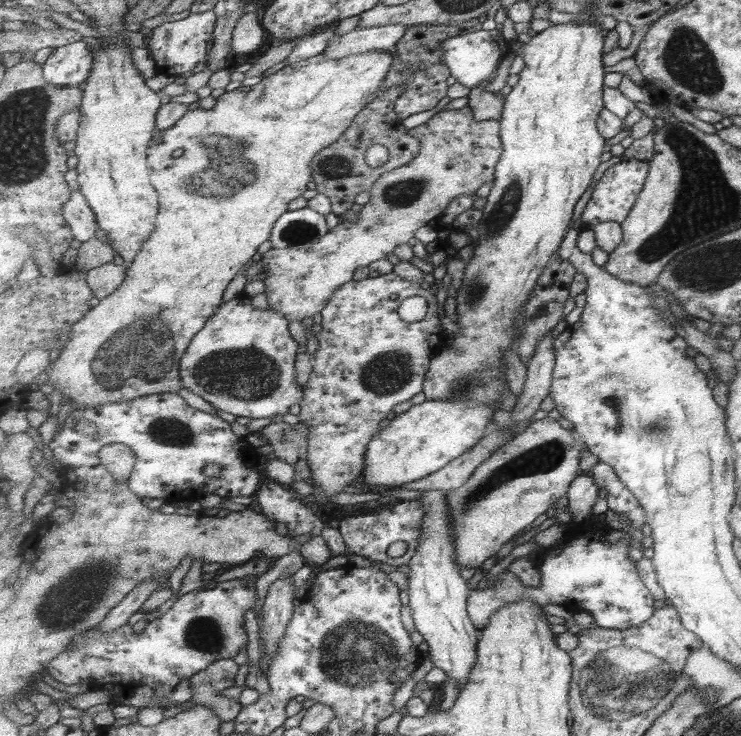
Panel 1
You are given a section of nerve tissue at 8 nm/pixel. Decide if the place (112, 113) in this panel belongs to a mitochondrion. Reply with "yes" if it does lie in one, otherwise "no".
no

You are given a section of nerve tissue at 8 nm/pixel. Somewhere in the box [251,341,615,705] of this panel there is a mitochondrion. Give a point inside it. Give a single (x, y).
(357, 654)

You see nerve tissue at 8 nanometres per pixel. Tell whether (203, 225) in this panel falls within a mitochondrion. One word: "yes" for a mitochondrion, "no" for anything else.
no

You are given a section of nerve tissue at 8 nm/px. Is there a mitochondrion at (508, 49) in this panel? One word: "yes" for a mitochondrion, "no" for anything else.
no

